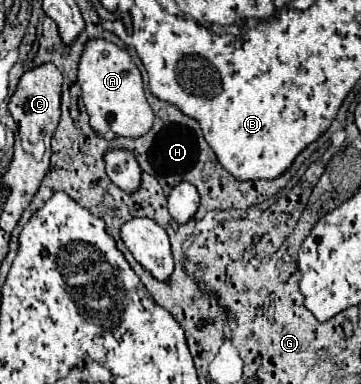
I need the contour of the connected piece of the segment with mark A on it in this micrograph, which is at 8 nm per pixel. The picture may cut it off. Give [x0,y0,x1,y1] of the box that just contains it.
[78,39,154,137]

